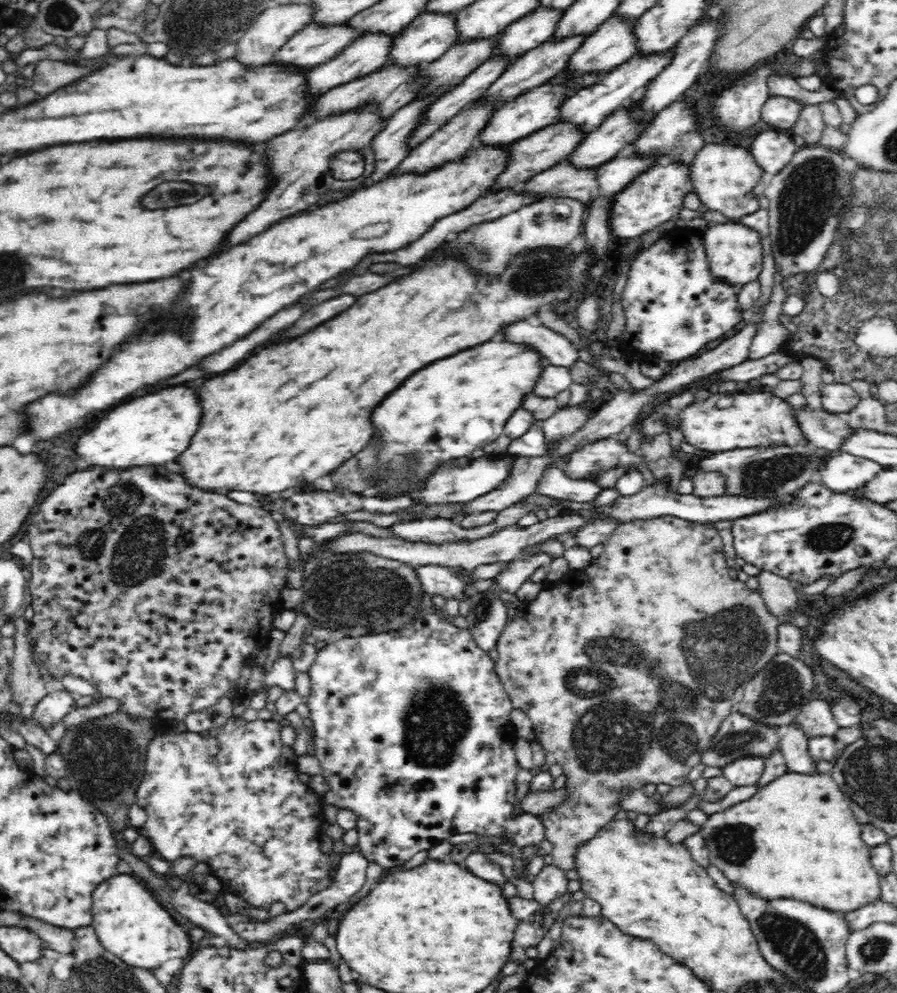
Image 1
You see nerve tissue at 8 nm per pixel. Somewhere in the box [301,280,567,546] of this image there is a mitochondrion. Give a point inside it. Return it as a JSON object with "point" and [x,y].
{"point":[407,467]}

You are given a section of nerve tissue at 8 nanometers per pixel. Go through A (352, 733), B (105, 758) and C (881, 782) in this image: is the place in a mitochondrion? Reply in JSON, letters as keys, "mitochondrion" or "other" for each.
{"A":"other","B":"mitochondrion","C":"mitochondrion"}

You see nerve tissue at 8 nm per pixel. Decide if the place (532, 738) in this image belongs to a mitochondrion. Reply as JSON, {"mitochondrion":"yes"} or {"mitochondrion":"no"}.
{"mitochondrion":"no"}

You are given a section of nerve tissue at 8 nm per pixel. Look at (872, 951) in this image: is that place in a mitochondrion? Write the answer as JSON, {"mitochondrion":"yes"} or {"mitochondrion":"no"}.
{"mitochondrion":"yes"}

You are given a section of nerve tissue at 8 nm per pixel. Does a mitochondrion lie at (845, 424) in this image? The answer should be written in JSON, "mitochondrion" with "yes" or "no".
{"mitochondrion":"no"}

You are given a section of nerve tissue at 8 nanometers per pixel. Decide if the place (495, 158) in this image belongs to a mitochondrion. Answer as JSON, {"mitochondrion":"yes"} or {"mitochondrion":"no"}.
{"mitochondrion":"no"}

